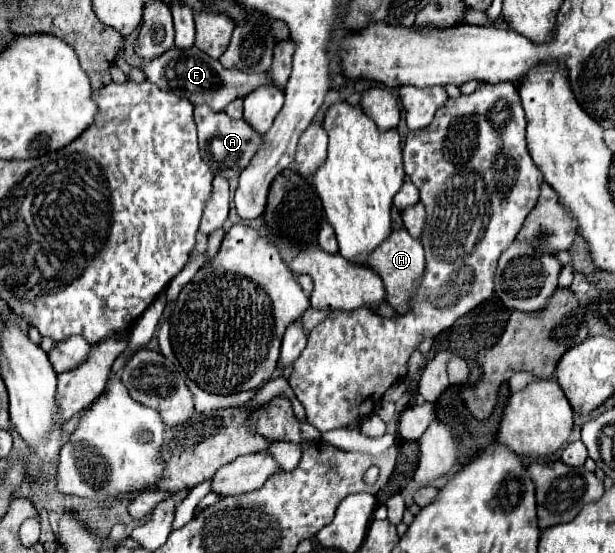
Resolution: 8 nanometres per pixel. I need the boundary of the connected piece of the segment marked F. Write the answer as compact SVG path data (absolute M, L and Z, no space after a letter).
M192 46L190 50L166 50L160 58L154 58L144 64L144 74L150 82L154 82L160 90L174 92L180 98L188 98L194 106L208 104L212 110L220 112L226 104L230 104L236 98L244 98L254 88L262 84L272 84L266 74L244 74L234 68L224 68L218 60L210 58L206 52Z

